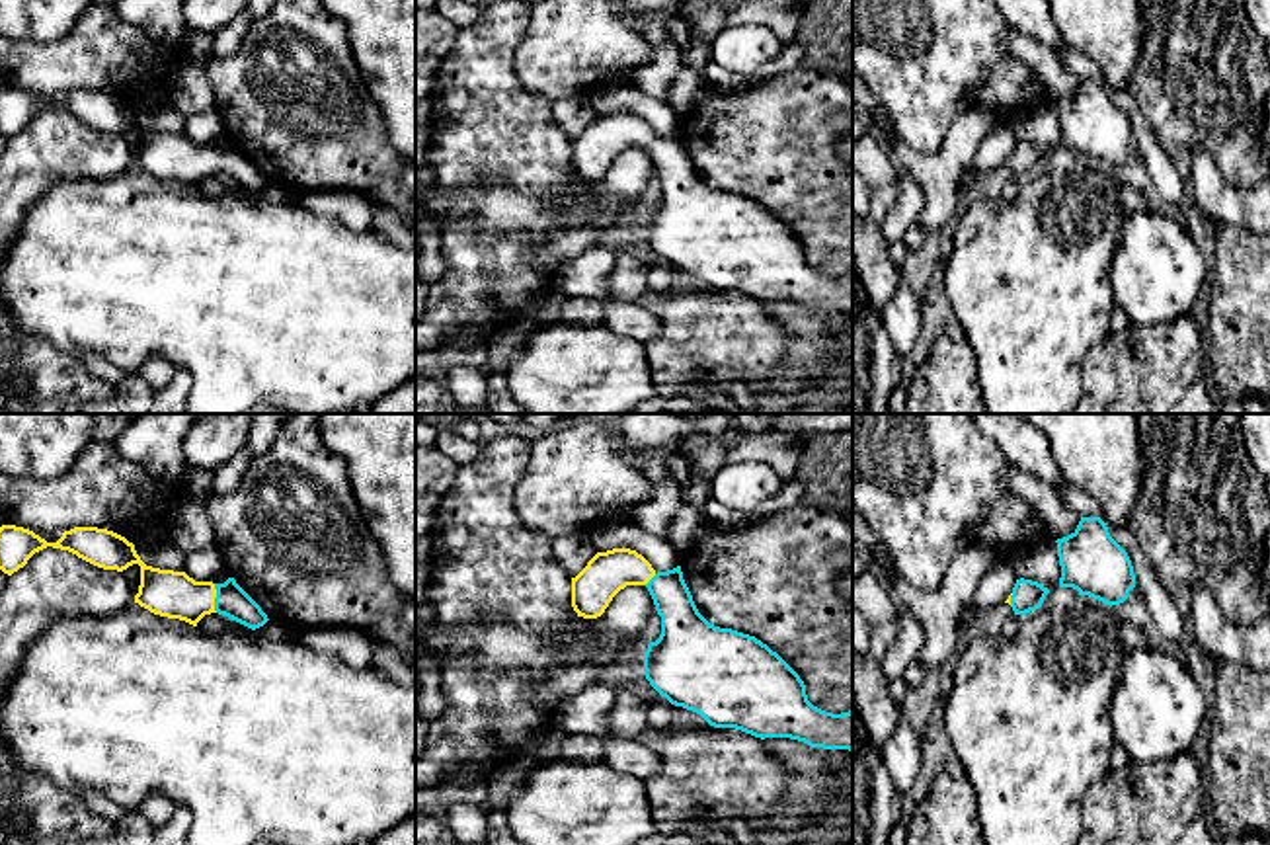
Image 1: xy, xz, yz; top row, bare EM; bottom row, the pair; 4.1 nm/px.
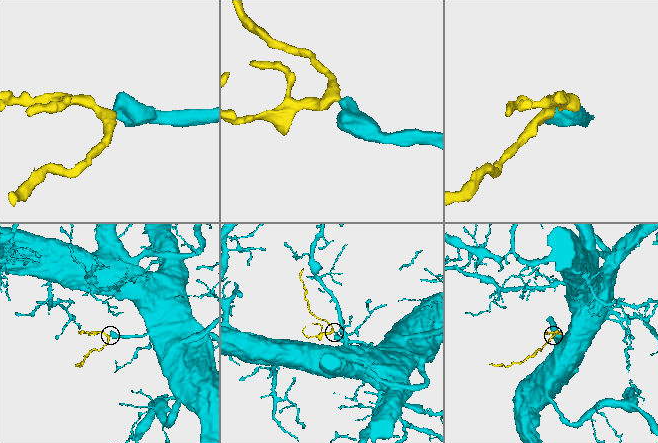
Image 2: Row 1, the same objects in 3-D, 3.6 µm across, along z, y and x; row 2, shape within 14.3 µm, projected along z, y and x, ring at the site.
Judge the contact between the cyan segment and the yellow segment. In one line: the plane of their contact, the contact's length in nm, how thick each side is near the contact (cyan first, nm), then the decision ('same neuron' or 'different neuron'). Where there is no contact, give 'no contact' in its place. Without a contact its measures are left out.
meets cyan in xy; contact 120 nm long; 140 nm thick on the cyan side, 190 nm on the other; same neuron

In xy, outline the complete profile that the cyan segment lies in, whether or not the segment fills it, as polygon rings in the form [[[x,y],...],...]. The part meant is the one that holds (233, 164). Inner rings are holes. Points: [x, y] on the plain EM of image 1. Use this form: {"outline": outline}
{"outline": [[[16,88],[0,90],[0,133],[8,139],[47,111],[60,111],[103,131],[123,135],[133,127],[140,129],[140,148],[135,166],[154,178],[179,181],[193,189],[211,176],[224,178],[252,193],[269,181],[261,170],[228,141],[224,146],[195,144],[185,135],[146,129],[125,100],[98,90],[74,90],[64,94],[57,105],[47,105],[29,92]]]}

